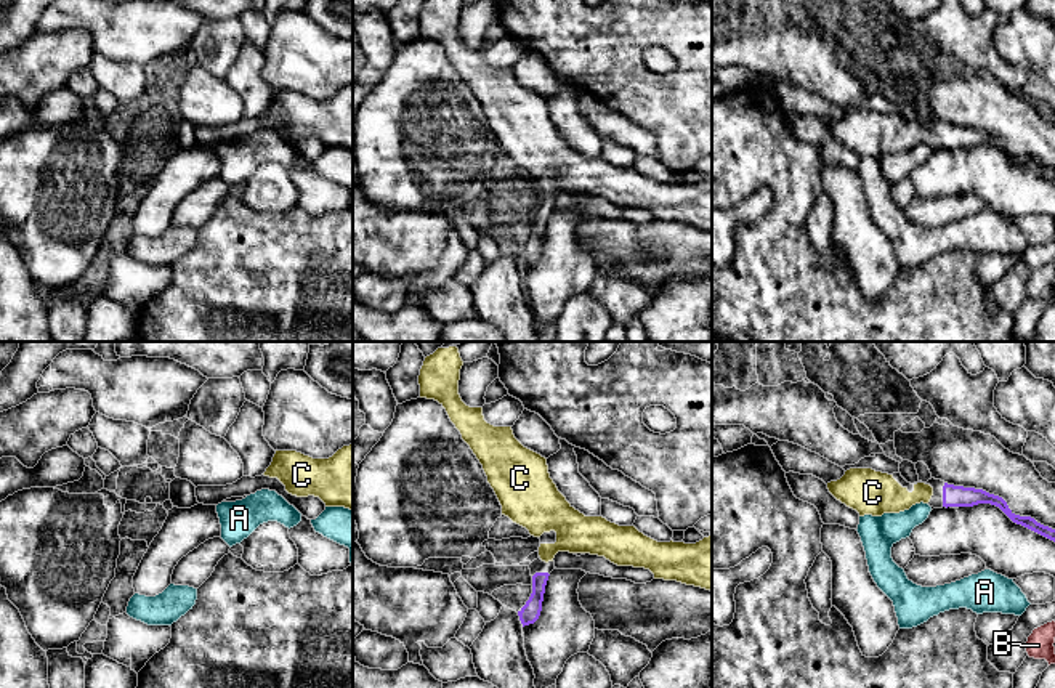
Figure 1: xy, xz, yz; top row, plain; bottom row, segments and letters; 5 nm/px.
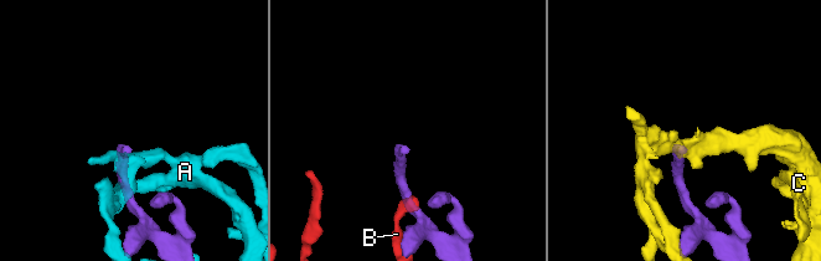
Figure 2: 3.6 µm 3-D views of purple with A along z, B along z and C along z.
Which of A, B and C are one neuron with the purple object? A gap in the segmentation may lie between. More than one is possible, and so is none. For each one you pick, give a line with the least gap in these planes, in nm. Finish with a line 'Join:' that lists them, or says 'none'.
C: gap 60 nm
Join: C

